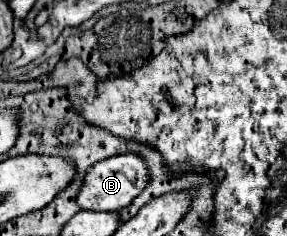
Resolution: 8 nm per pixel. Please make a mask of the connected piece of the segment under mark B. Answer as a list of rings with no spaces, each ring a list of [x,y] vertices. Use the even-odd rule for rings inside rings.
[[[135,153],[115,155],[111,159],[95,163],[87,171],[77,203],[81,209],[89,209],[89,211],[121,211],[149,185],[149,181],[151,177],[147,171],[147,163],[141,155],[135,155]]]

